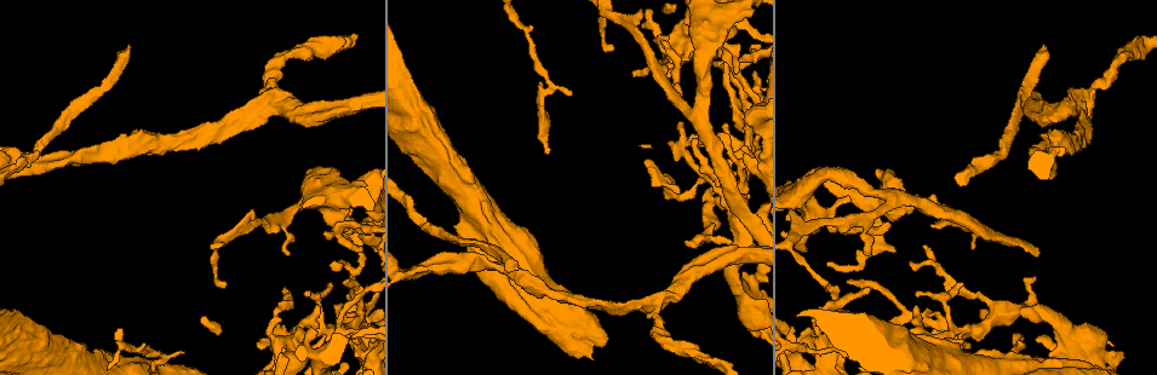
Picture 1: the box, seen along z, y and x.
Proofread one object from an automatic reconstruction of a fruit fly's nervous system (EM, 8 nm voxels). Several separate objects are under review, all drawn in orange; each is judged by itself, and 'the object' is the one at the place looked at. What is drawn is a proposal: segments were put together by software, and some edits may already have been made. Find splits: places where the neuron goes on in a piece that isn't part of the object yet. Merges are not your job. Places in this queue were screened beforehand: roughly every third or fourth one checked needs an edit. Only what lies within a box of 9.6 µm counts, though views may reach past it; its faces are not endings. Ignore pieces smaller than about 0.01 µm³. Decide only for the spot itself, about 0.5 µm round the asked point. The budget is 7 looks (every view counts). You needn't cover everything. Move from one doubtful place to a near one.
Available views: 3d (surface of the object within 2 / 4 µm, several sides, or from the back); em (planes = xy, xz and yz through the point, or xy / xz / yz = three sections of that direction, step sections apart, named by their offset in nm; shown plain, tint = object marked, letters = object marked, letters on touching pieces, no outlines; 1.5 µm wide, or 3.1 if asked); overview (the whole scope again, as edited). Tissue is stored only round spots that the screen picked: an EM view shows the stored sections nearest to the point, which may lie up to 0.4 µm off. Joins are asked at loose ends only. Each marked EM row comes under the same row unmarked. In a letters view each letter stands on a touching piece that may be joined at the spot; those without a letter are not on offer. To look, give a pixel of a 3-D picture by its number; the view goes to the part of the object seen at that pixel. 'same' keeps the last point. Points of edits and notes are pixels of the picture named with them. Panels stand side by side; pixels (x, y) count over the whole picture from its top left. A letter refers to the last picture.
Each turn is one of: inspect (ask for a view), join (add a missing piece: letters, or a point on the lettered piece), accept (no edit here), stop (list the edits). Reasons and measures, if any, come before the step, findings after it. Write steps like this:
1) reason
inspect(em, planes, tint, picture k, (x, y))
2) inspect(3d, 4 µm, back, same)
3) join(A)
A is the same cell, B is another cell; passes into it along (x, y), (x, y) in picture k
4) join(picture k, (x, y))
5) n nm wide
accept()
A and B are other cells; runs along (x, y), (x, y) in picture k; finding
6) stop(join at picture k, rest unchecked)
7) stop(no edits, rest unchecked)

an open end
inspect(3d, 2 µm, picture 1, (356, 343))

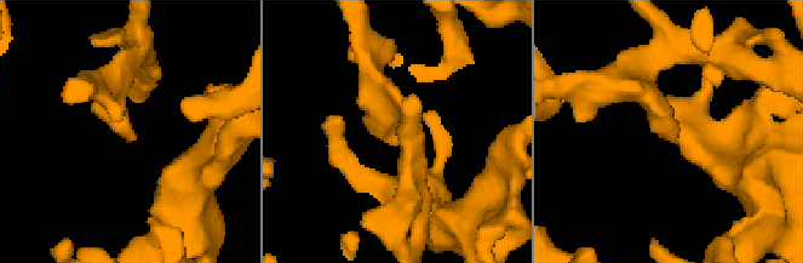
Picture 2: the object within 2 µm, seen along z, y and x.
shape alone is not enough
inspect(em, planes, letters, picture 2, (672, 140))

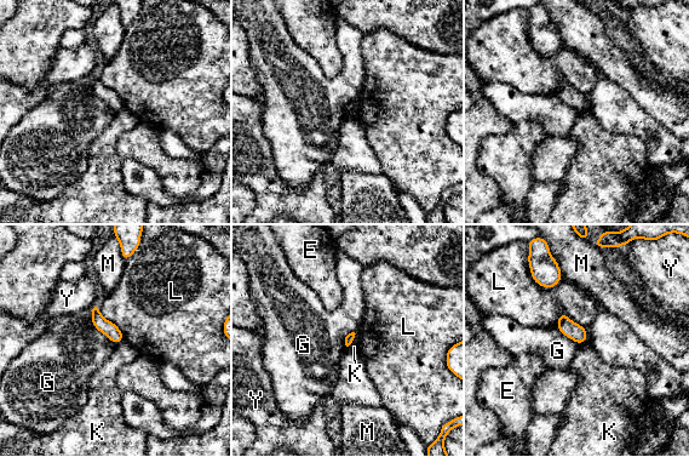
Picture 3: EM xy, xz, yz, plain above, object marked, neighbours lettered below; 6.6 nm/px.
G touches over 300 nm
accept()
E, G, K, L, M and Y are other cells; no lettered piece goes on from it

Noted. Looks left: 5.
an open end
inspect(em, planes, letters, picture 1, (715, 63))

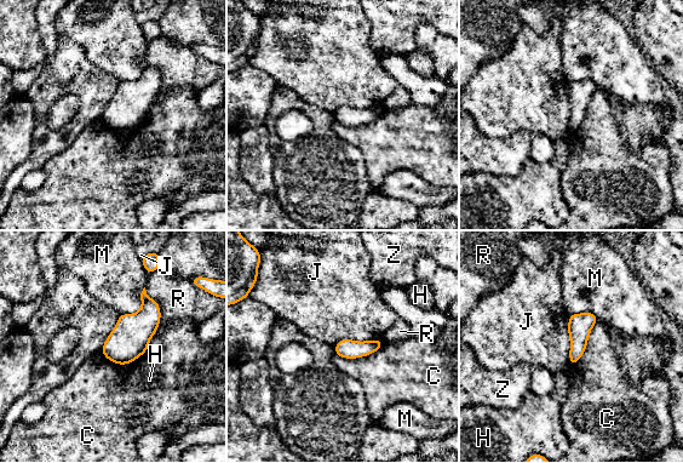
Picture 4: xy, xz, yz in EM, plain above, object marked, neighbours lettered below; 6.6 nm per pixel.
accept()
C, H, J, M, R and Z are other cells; none of them fits

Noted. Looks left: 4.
branch stops here
inspect(3d, 2 µm, picture 1, (870, 288))

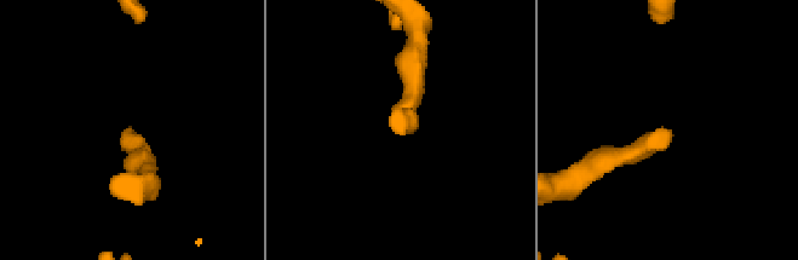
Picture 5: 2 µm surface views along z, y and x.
shape alone is not enough
inspect(em, xz, step 8, tint, picture 5, (669, 135))

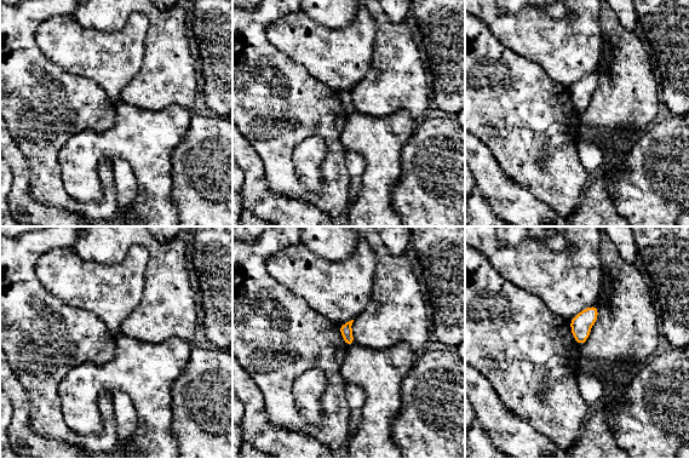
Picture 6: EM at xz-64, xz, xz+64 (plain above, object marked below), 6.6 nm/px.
what lies round it
inspect(em, xz, step 8, letters, same)

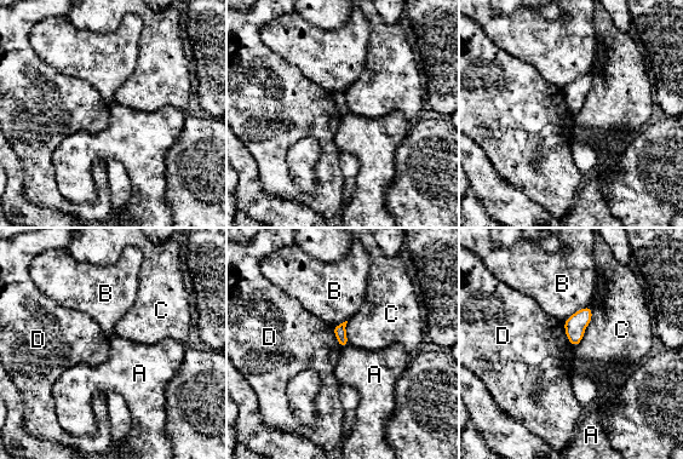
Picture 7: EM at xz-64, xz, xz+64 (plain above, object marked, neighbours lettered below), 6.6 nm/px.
accept()
A, B, C and D are other cells; border along (591, 307), (591, 321), (573, 346) in picture 7; no lettered piece goes on from it

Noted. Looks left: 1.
stop(no edits, rest unchecked)

